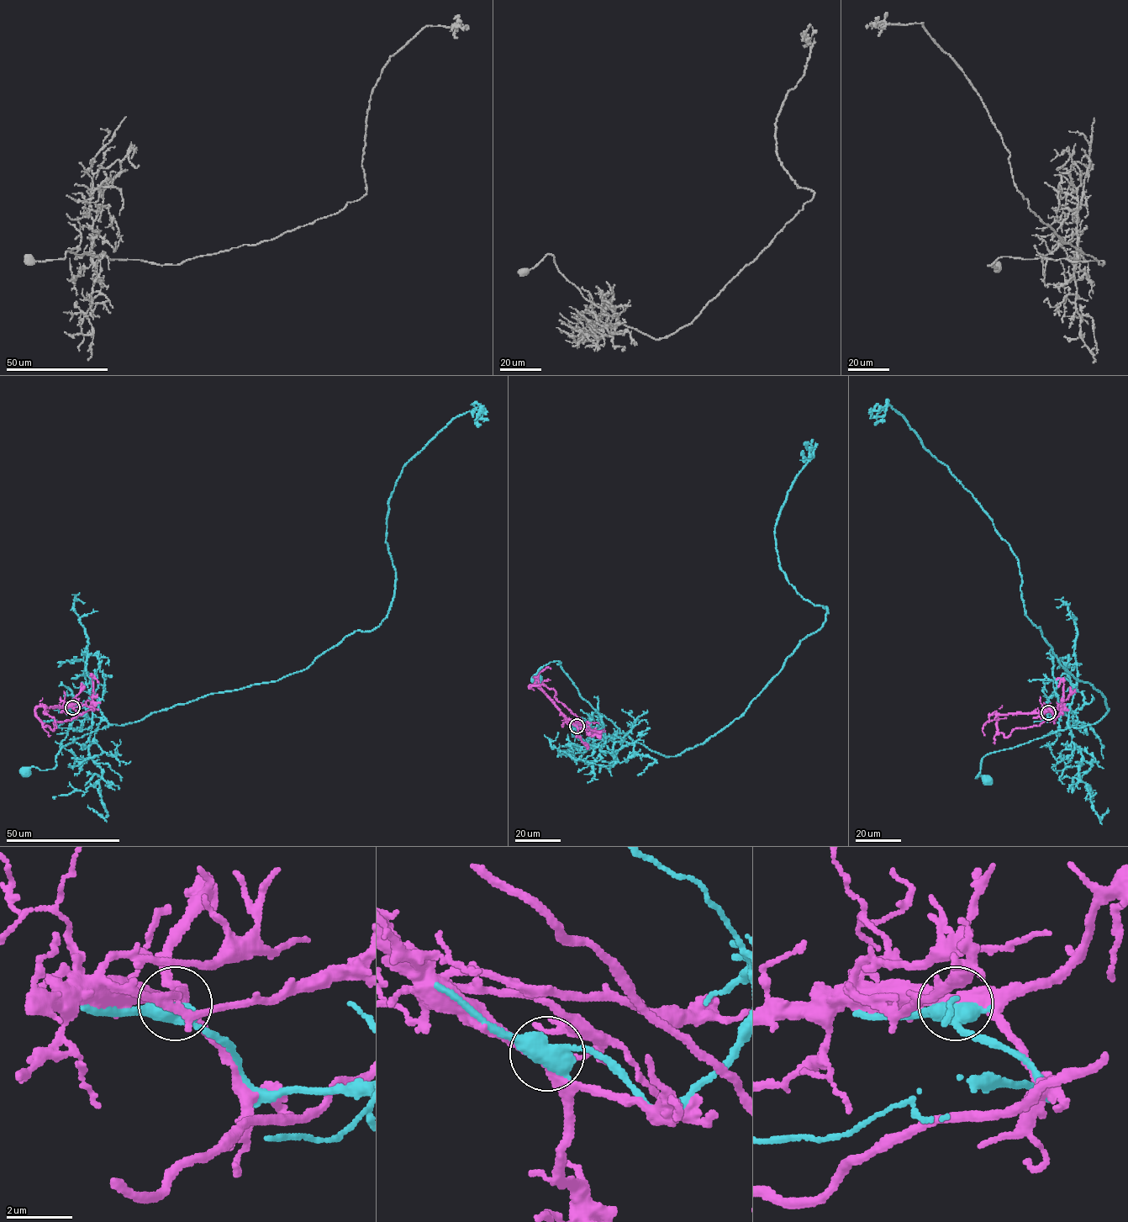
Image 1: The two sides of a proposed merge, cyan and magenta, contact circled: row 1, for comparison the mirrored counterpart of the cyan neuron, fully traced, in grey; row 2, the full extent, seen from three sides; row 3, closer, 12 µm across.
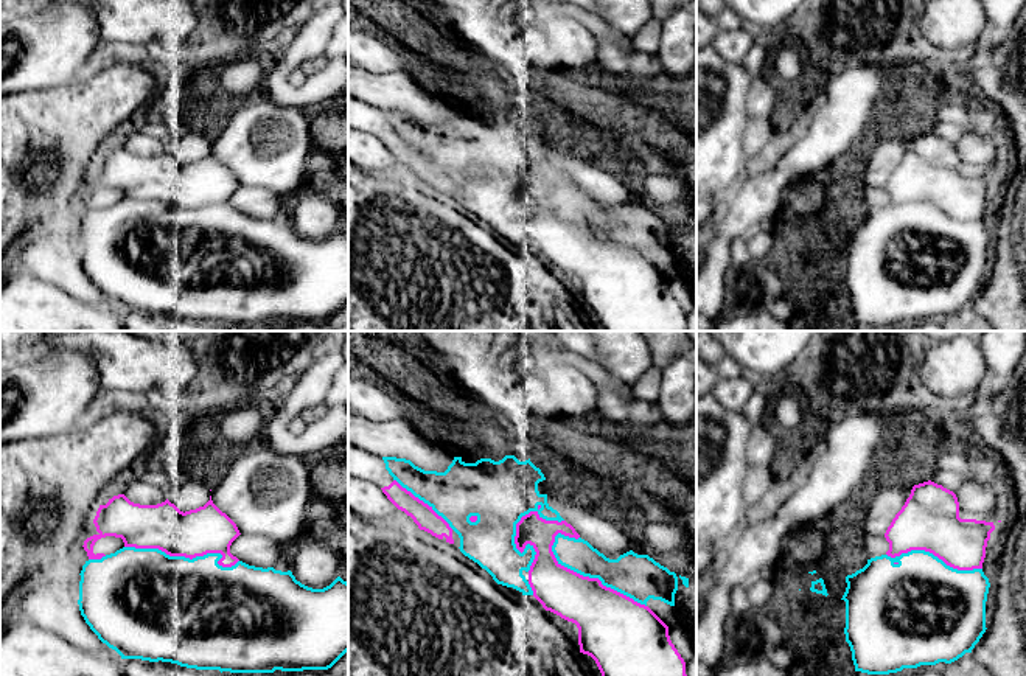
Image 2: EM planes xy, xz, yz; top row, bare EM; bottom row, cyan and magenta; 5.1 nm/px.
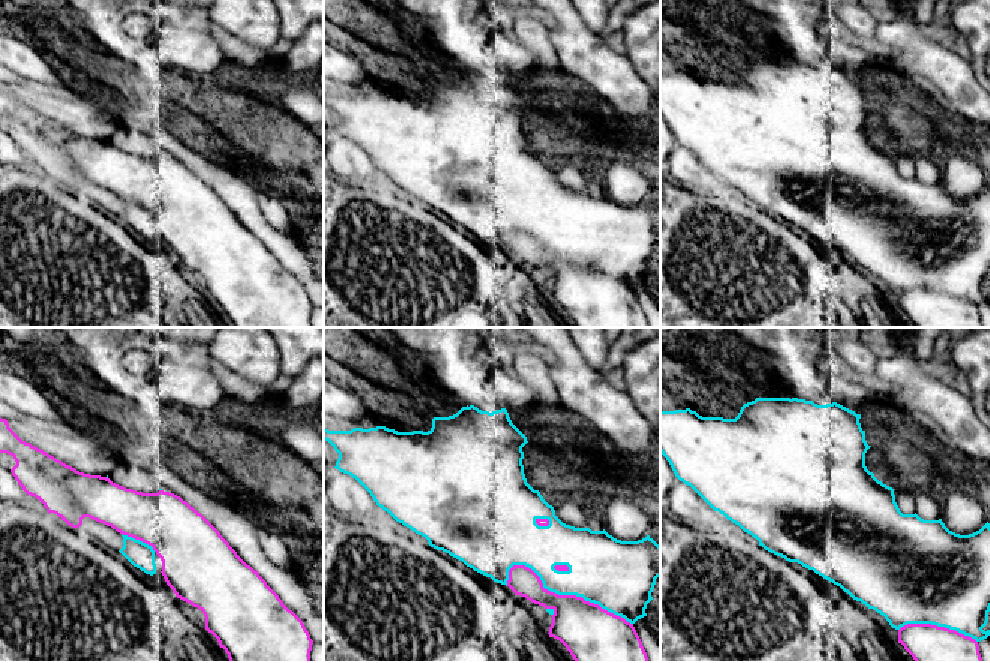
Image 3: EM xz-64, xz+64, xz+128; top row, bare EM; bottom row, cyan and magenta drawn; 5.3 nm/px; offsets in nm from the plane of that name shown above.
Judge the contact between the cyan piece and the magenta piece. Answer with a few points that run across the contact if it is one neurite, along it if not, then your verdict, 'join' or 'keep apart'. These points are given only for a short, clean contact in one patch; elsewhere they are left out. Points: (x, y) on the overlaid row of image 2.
keep apart

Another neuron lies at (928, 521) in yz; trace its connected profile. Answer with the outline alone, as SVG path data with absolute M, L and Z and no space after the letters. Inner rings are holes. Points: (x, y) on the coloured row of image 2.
M931 480L914 485L888 527L888 556L925 550L958 570L982 569L993 522L961 519L953 491Z

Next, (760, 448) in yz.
M762 424L752 427L746 441L746 466L771 466L777 449L779 430Z

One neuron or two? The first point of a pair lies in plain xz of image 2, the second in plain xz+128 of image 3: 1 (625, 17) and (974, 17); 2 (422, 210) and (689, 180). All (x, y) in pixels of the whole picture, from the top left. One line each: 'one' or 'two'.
1: one
2: two

